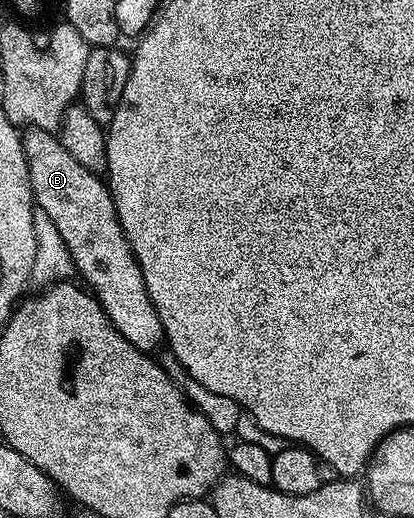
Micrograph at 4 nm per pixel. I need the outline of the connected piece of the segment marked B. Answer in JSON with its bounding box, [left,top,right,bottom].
[22,129,164,352]

